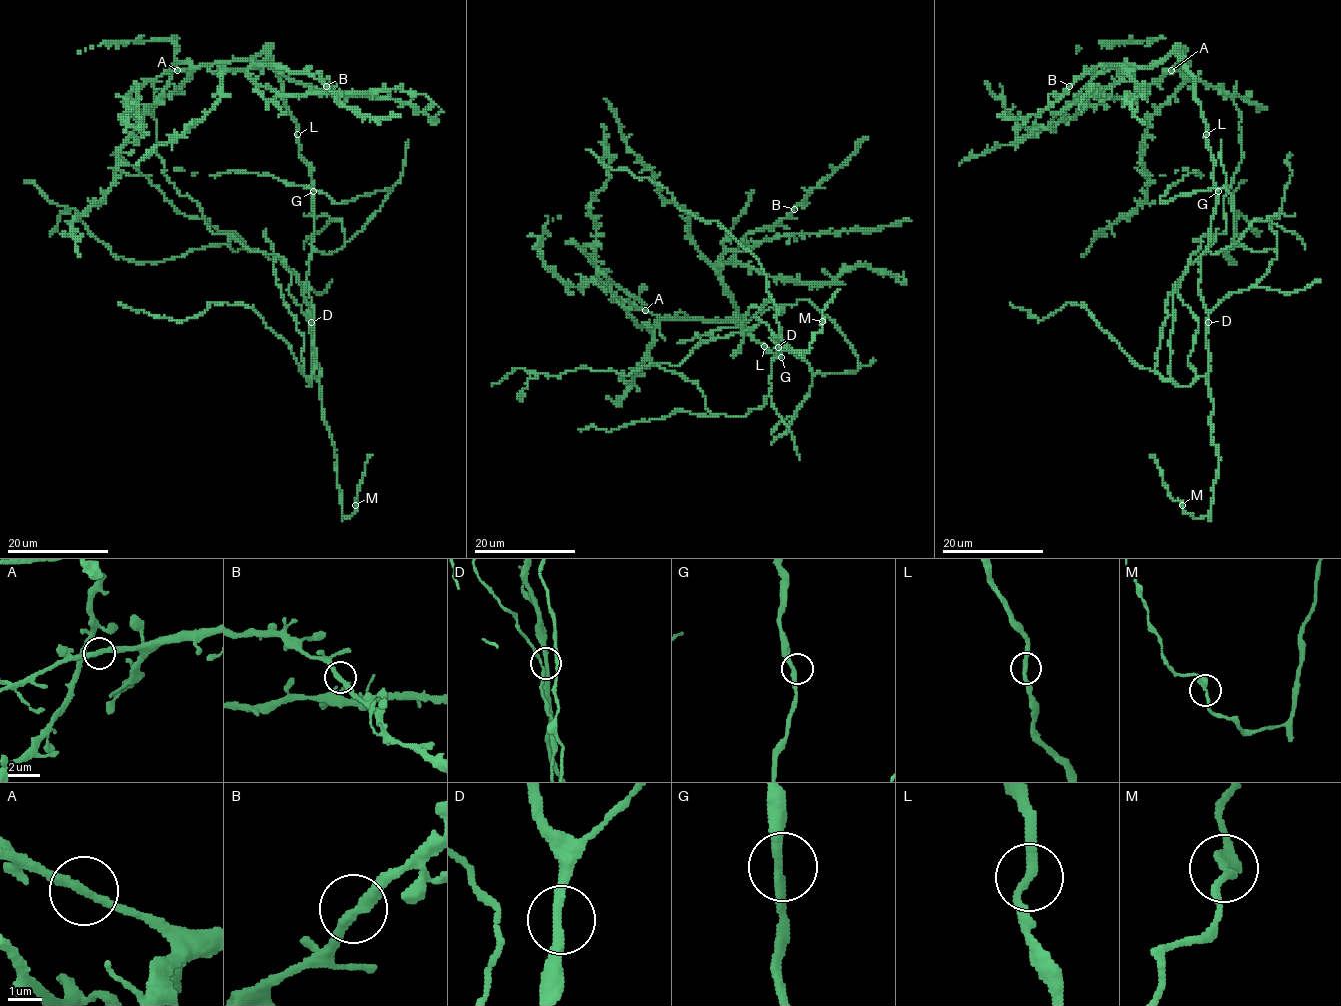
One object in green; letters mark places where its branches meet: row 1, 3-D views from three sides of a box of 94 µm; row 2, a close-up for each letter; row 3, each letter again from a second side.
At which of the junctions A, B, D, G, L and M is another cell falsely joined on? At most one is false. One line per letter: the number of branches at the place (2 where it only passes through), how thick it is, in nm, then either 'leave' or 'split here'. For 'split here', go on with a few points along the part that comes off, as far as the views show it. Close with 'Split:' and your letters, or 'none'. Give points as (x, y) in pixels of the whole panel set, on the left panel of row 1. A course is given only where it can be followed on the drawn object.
A: branches 2; calibre 280 nm; leave
B: branches 2; calibre 280 nm; leave
D: branches 2; calibre 280 nm; leave
G: branches 2; calibre 280 nm; leave
L: branches 2; calibre 260 nm; leave
M: branches 2; calibre 320 nm; leave
Split: none

